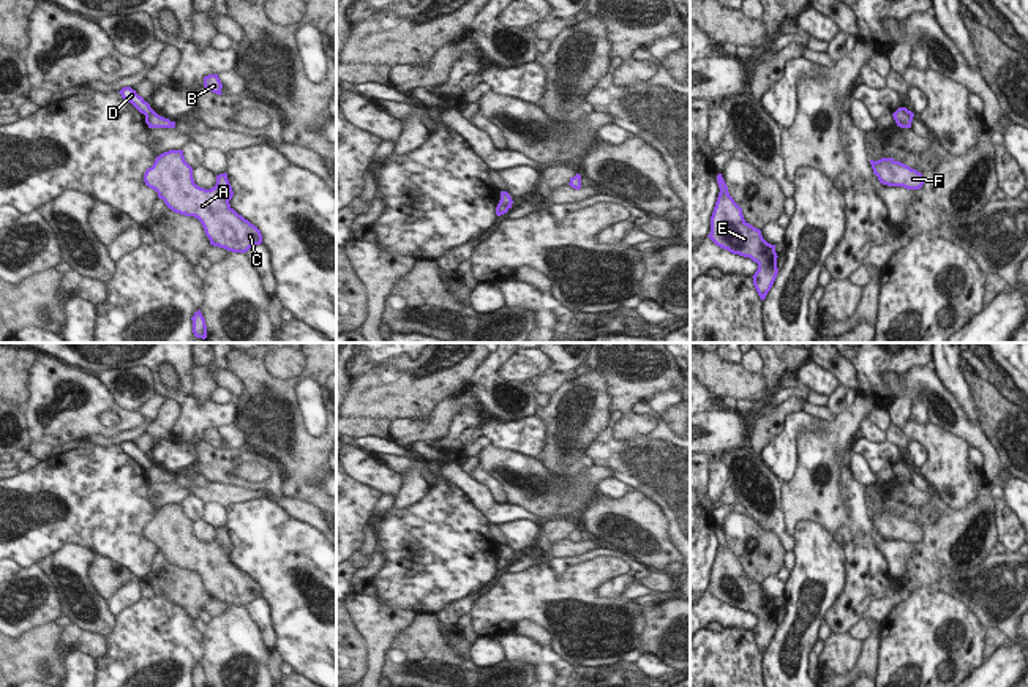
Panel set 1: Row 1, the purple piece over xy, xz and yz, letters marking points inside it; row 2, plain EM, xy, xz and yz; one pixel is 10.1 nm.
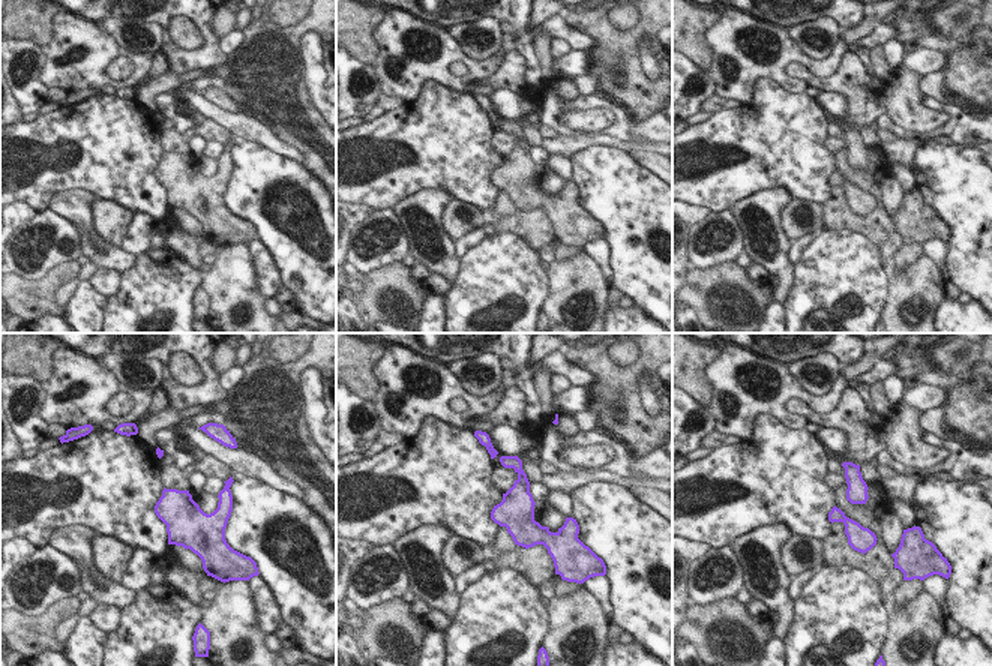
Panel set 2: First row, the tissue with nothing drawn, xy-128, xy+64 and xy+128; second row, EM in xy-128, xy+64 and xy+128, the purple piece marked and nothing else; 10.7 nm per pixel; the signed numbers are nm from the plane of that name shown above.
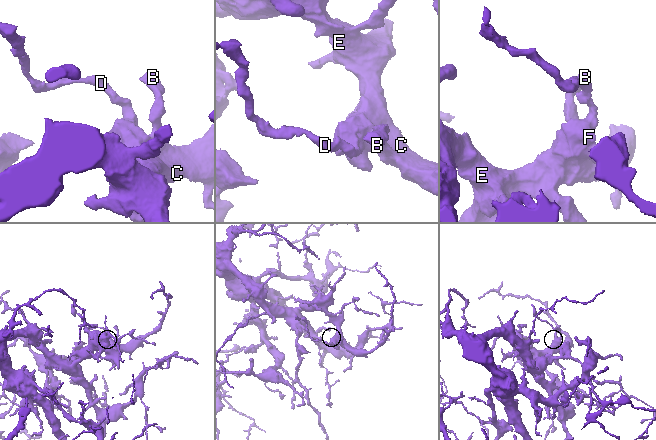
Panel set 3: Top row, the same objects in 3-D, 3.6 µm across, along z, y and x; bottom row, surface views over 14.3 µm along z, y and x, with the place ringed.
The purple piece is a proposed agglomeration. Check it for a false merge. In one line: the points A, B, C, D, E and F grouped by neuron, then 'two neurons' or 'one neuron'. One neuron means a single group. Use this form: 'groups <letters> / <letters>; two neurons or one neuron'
groups A B C E F / D; two neurons

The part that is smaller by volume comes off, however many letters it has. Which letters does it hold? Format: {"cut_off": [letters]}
{"cut_off": ["D"]}

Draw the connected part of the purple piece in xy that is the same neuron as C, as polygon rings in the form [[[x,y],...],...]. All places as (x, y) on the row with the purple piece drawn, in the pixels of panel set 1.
[[[169,150],[156,156],[145,171],[144,182],[167,208],[197,218],[210,245],[246,253],[262,243],[261,231],[231,207],[234,191],[226,172],[216,175],[213,188],[201,188],[194,183],[193,167],[185,161],[183,150]]]

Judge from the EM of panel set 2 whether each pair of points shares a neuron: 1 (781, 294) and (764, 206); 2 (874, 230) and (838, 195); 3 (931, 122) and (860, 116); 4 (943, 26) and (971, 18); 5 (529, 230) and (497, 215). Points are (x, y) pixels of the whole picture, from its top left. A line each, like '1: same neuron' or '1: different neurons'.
1: same neuron
2: same neuron
3: same neuron
4: same neuron
5: same neuron

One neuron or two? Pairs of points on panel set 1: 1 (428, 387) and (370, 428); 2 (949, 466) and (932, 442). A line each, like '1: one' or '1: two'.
1: two
2: one

